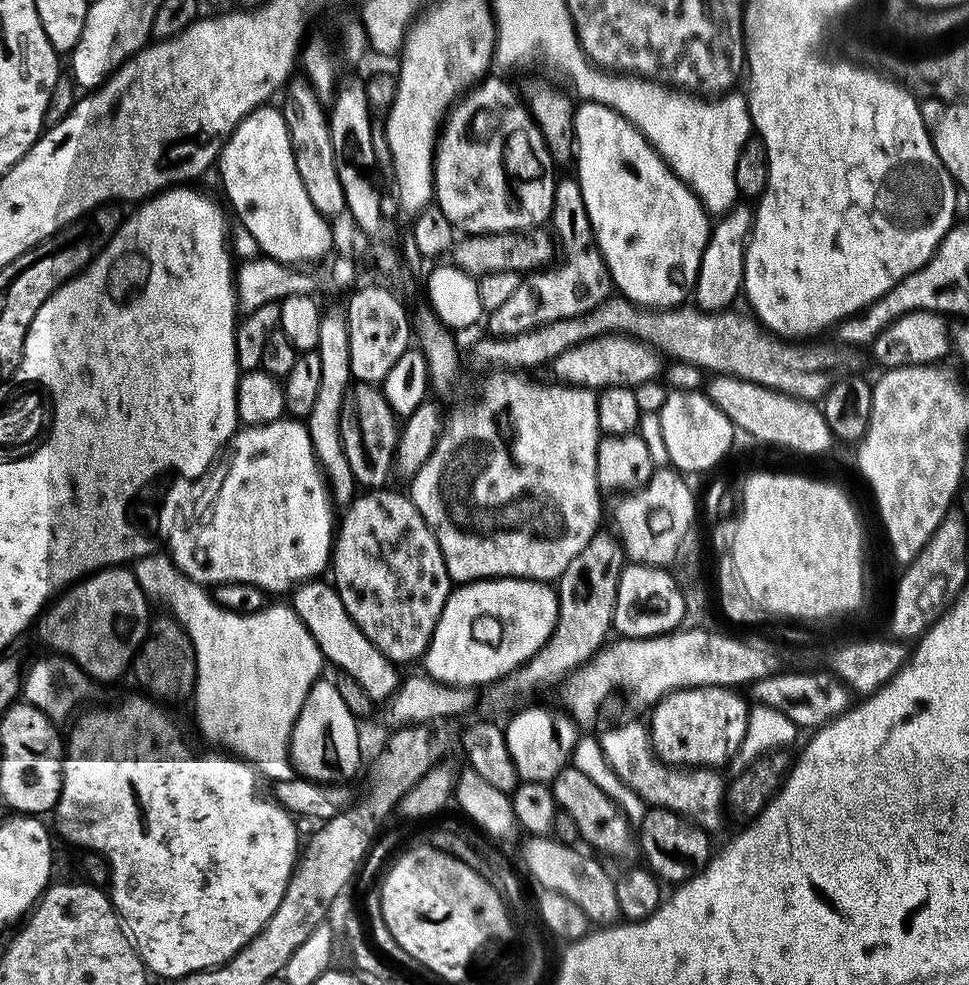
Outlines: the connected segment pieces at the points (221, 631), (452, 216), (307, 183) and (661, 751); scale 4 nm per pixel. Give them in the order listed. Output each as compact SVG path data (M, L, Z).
M156 550L149 551L147 556L140 557L135 561L134 571L136 573L136 581L144 595L149 601L165 604L174 615L177 616L179 627L183 628L188 639L192 641L194 650L196 651L196 691L194 693L194 701L196 700L196 720L200 723L200 728L212 740L217 740L220 744L225 744L229 753L235 754L237 757L243 758L247 763L255 766L261 773L264 772L269 776L272 782L278 780L290 780L294 776L294 765L290 755L290 745L292 743L292 727L296 724L298 714L302 710L305 698L308 697L308 691L312 689L313 684L321 679L320 664L322 665L322 657L320 655L320 647L314 642L314 638L309 634L308 627L298 618L298 614L287 603L276 604L273 608L264 608L261 612L252 612L249 616L243 616L240 612L227 612L224 608L219 608L210 597L207 596L205 585L195 584L184 572L176 569L172 562L171 555L163 554L159 556Z
M484 78L480 80L478 86L473 87L471 91L451 109L450 115L447 117L447 120L449 119L448 125L446 125L445 128L443 125L442 131L439 133L435 143L434 204L440 208L440 214L444 216L445 221L447 221L451 227L453 224L454 227L461 228L461 233L464 234L479 234L481 232L519 232L543 225L552 214L554 190L556 189L556 182L558 179L558 173L555 172L557 169L554 167L547 142L544 141L544 136L540 132L539 126L536 124L535 120L532 119L527 103L525 103L522 96L519 96L506 81L490 79L491 78Z
M300 76L291 79L286 86L287 92L288 100L286 106L281 107L281 112L291 136L296 169L299 177L302 178L303 188L320 215L325 218L333 218L332 216L338 216L345 210L348 198L335 170L333 148L327 126L327 113L325 109L322 110L321 104L323 103L307 79Z
M728 687L684 688L670 692L651 709L652 751L673 766L727 765L742 746L747 730L749 701L731 695Z

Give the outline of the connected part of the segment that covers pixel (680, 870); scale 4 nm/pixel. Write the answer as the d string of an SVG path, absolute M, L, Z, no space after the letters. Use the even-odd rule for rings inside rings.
M649 807L644 813L644 819L638 824L638 843L643 863L655 872L661 881L669 880L672 886L679 886L684 881L696 876L708 864L714 855L714 847L710 841L709 833L665 808Z

